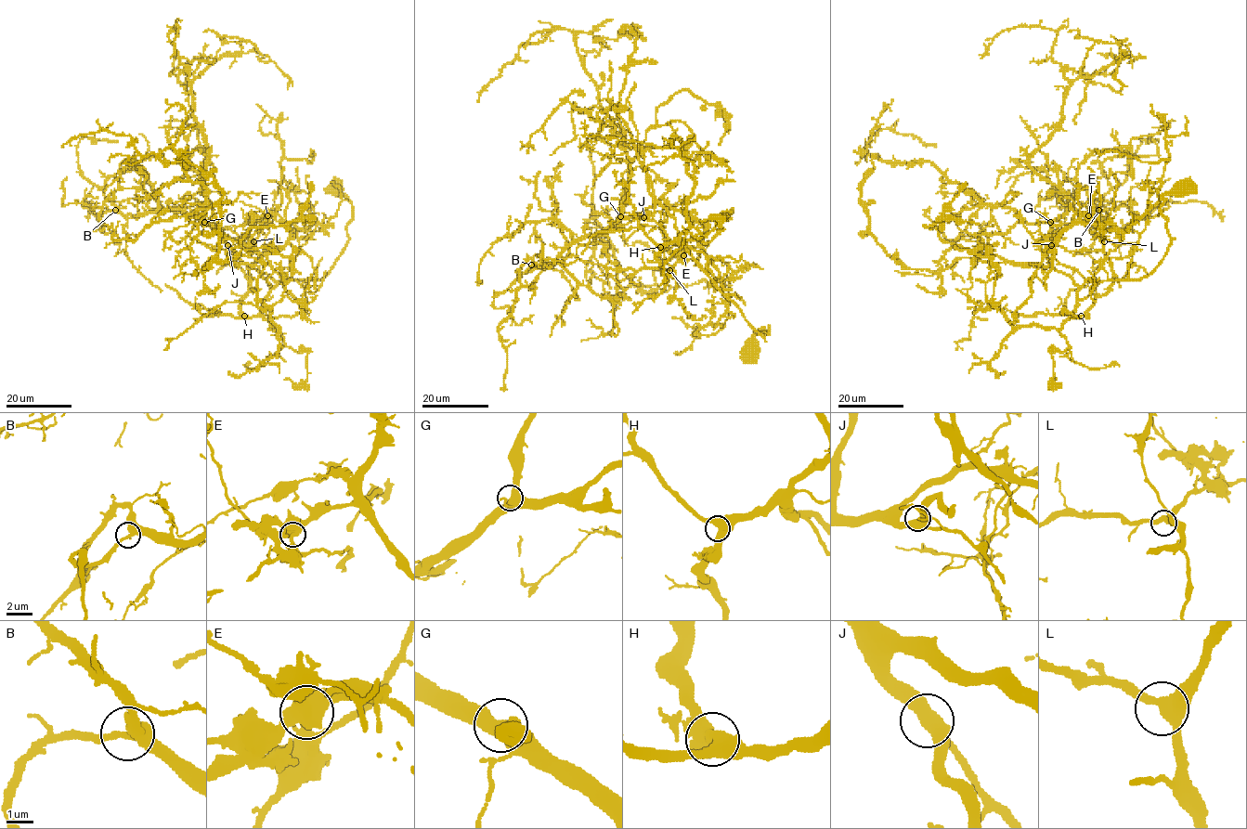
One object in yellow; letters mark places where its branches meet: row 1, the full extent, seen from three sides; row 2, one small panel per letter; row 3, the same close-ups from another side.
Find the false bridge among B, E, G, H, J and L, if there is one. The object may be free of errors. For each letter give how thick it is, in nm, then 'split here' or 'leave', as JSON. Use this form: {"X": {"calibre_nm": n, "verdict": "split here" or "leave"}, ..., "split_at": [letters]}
{"B": {"calibre_nm": 400, "verdict": "leave"}, "E": {"calibre_nm": 380, "verdict": "split here"}, "G": {"calibre_nm": 480, "verdict": "leave"}, "H": {"calibre_nm": 480, "verdict": "leave"}, "J": {"calibre_nm": 480, "verdict": "leave"}, "L": {"calibre_nm": 400, "verdict": "leave"}, "split_at": ["E"]}

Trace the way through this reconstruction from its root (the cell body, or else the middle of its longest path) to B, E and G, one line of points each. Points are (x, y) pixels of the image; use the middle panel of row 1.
B: (754, 349), (754, 335), (769, 327), (759, 332), (654, 220), (621, 218), (576, 239), (550, 265), (531, 265)
E: (754, 349), (754, 335), (769, 327), (759, 332), (707, 267), (716, 286), (724, 290), (700, 248), (683, 255)
G: (754, 349), (754, 335), (769, 327), (764, 337), (759, 332), (692, 254), (673, 243), (654, 220), (620, 216)

